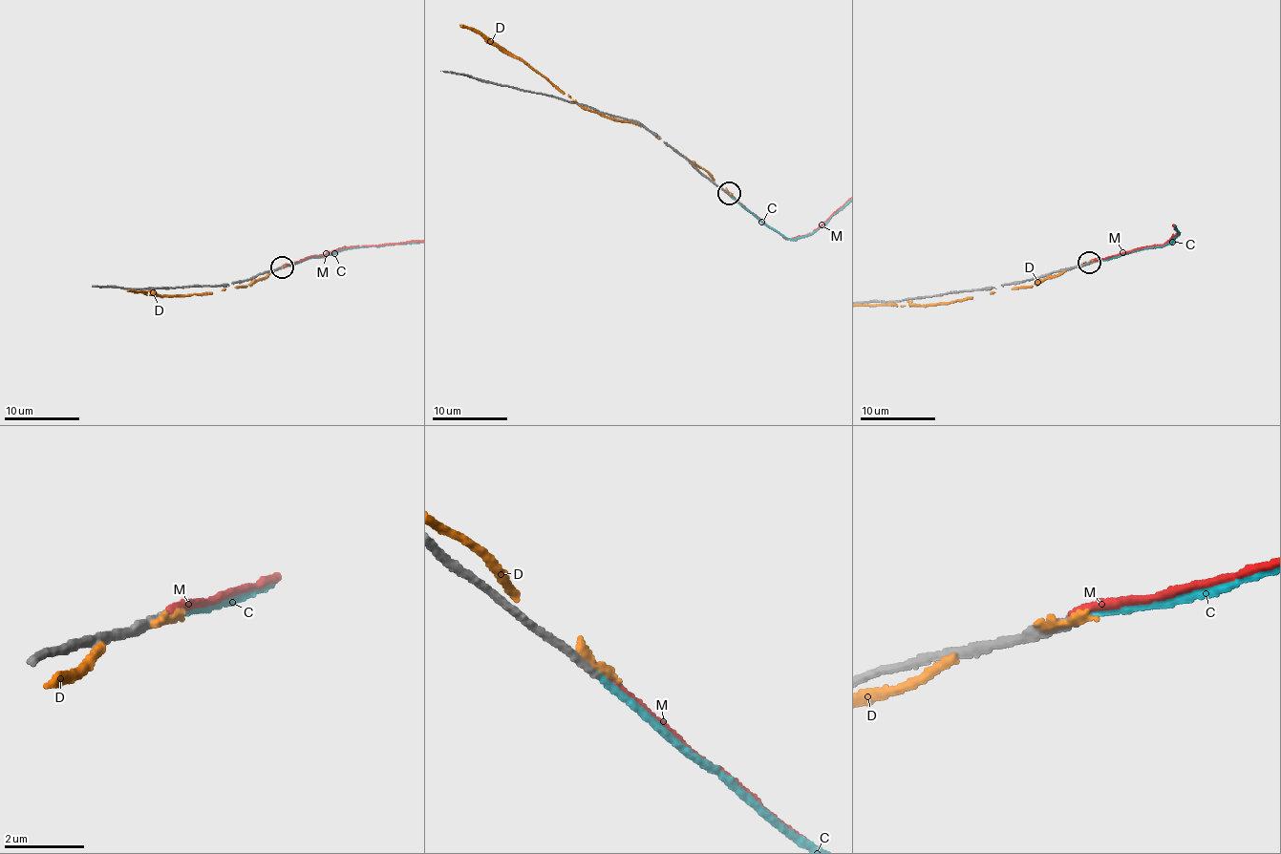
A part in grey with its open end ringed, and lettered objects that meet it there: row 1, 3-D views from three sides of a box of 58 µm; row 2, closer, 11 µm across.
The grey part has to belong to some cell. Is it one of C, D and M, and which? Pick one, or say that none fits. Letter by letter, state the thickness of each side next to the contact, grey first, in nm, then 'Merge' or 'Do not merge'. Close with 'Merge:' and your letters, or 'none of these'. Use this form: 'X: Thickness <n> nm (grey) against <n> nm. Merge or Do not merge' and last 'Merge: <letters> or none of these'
C: Thickness 200 nm (grey) against 150 nm. Merge
D: Thickness 240 nm (grey) against 200 nm. Do not merge
M: Thickness 180 nm (grey) against 180 nm. Do not merge
Merge: C

